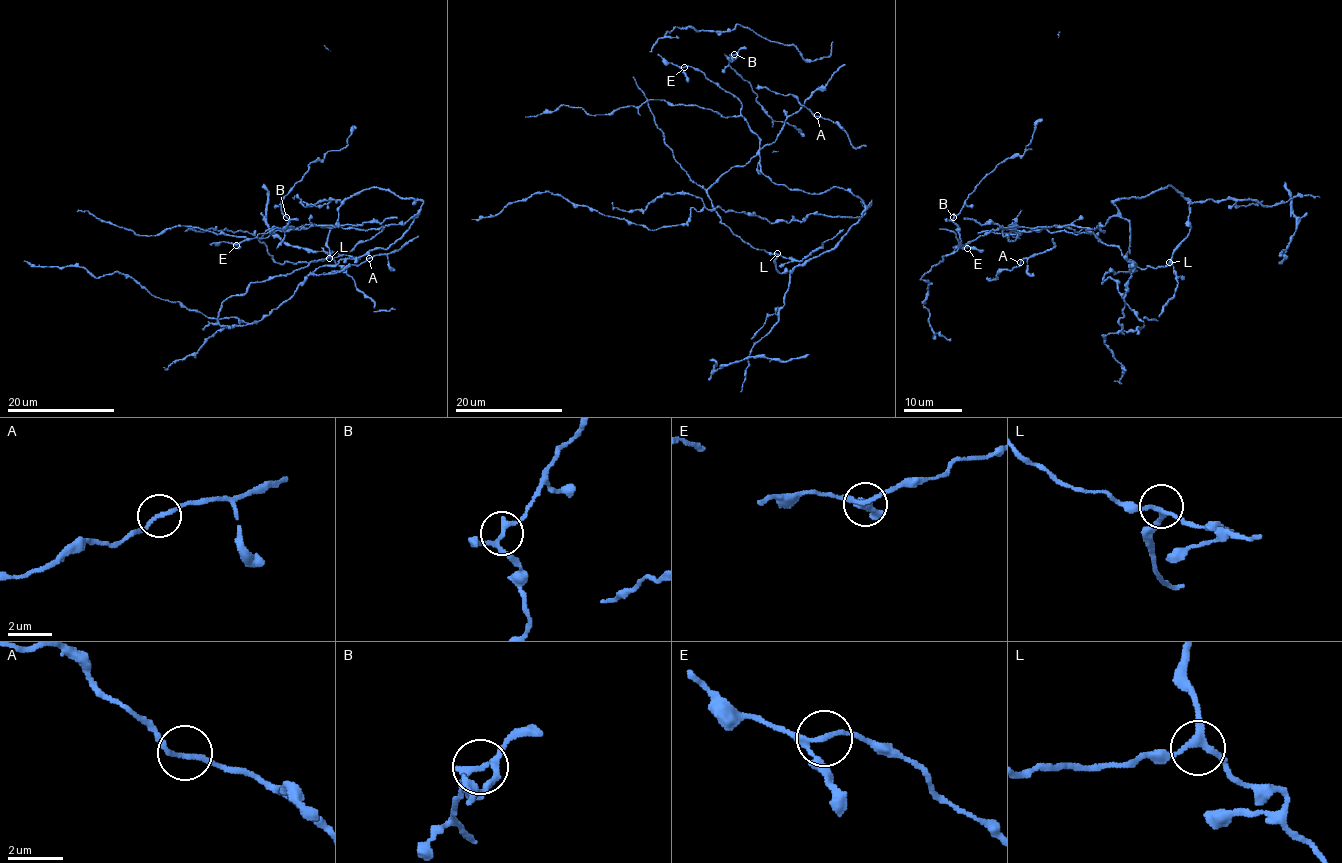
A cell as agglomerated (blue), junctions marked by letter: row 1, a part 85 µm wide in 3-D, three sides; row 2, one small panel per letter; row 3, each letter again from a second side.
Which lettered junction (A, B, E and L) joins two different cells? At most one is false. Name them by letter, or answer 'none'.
none

